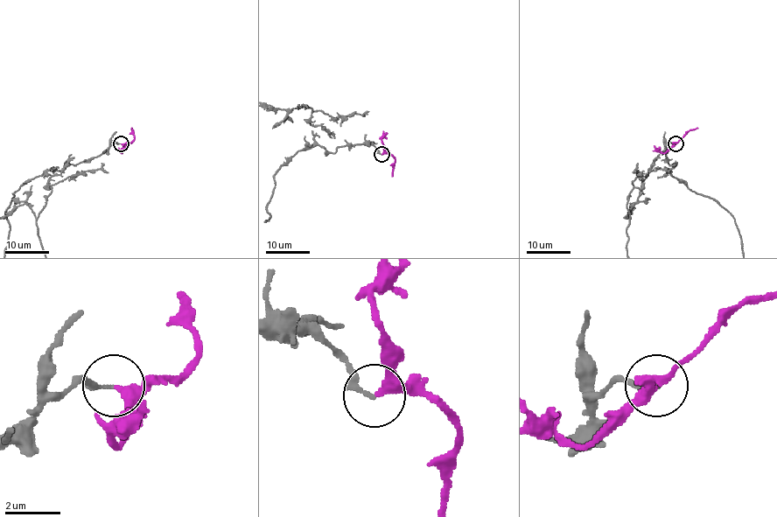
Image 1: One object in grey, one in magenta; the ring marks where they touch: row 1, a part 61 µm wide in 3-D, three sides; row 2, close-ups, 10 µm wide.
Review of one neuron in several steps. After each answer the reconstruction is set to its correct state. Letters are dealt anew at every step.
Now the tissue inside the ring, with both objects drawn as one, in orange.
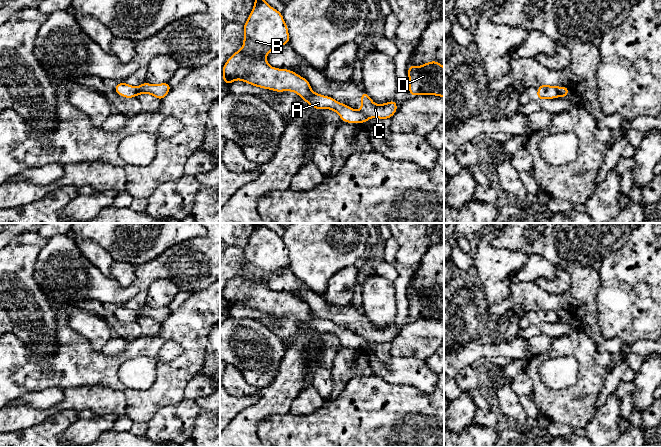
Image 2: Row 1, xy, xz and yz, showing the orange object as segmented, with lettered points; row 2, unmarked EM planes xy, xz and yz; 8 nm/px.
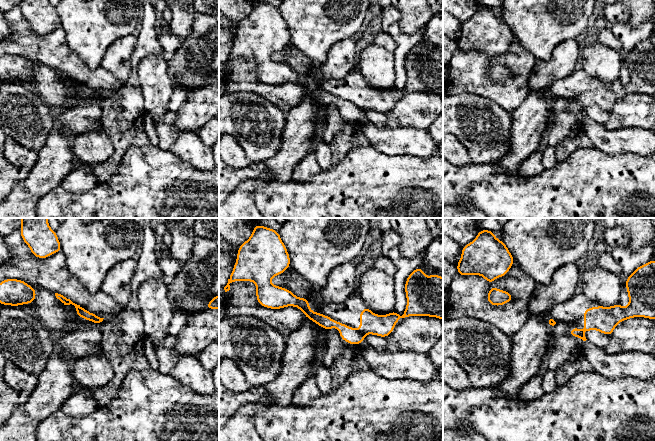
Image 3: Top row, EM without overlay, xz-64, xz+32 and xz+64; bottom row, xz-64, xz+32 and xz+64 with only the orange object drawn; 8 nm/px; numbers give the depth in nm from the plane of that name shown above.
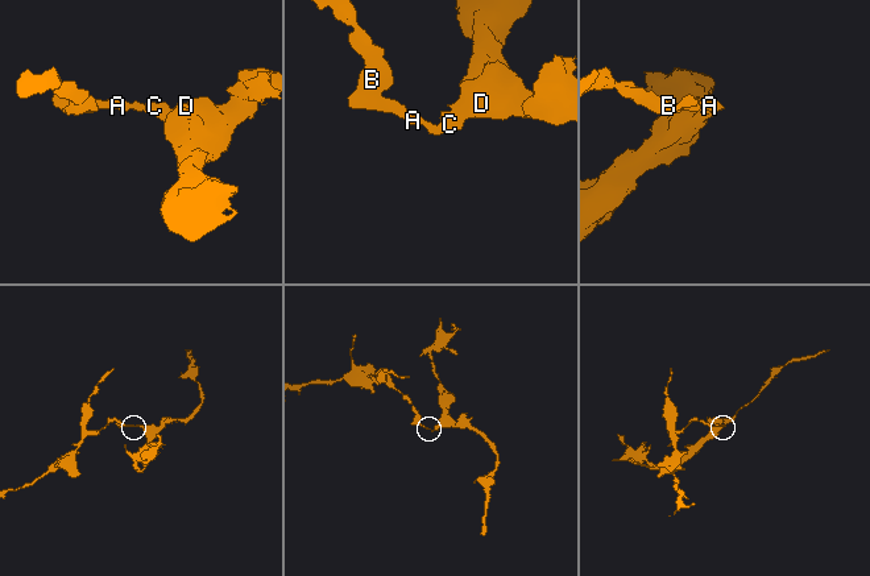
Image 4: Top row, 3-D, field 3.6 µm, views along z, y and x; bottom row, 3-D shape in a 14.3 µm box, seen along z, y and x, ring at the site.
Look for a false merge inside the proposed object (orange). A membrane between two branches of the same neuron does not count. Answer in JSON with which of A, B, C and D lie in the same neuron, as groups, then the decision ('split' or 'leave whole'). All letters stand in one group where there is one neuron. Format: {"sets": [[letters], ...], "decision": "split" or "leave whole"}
{"sets": [["A", "B"], ["C", "D"]], "decision": "split"}

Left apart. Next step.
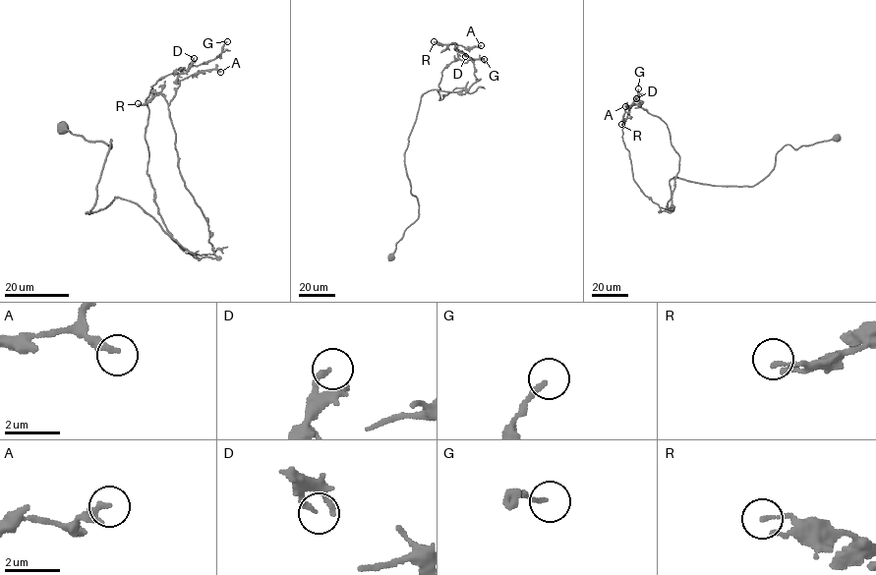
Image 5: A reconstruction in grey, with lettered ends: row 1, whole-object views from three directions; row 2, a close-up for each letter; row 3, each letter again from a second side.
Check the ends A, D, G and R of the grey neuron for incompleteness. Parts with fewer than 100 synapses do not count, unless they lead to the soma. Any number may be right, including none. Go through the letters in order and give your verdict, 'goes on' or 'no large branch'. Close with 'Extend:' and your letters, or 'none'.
A: no large branch
D: no large branch
G: no large branch
R: no large branch
Extend: none

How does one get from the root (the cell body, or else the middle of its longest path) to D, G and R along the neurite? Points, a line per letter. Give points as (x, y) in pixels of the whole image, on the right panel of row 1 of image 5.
D: (837, 138), (785, 144), (752, 186), (673, 177), (671, 212), (660, 212), (622, 140), (636, 98)
G: (837, 138), (785, 144), (752, 186), (673, 177), (671, 198), (679, 155), (667, 125), (639, 105), (638, 88)
R: (837, 138), (785, 144), (752, 186), (673, 177), (669, 212), (634, 180), (621, 124)

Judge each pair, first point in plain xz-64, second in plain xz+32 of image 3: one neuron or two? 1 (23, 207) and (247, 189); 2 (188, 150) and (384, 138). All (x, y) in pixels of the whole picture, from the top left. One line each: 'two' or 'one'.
1: one
2: one

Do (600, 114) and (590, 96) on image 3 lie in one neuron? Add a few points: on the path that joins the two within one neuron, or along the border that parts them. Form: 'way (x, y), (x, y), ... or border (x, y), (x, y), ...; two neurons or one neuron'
border (585, 107), (599, 106), (609, 112); two neurons

